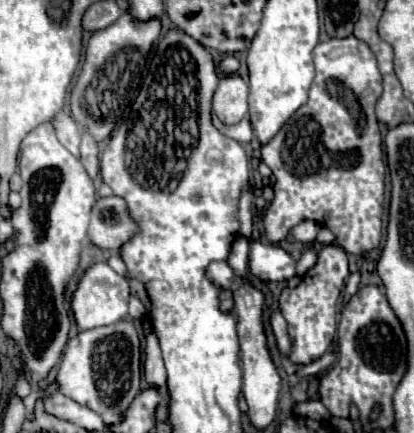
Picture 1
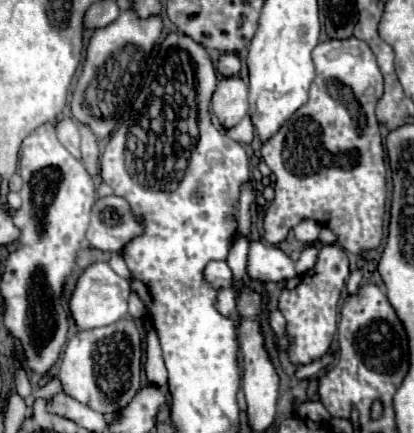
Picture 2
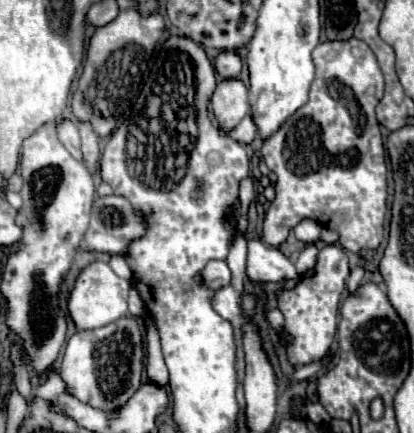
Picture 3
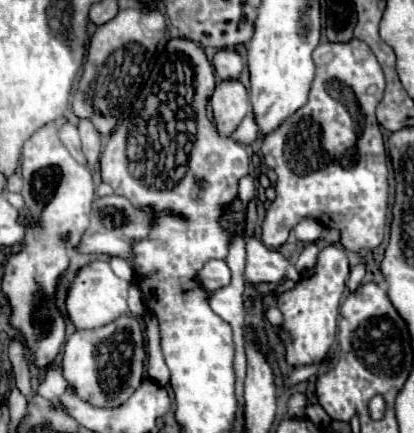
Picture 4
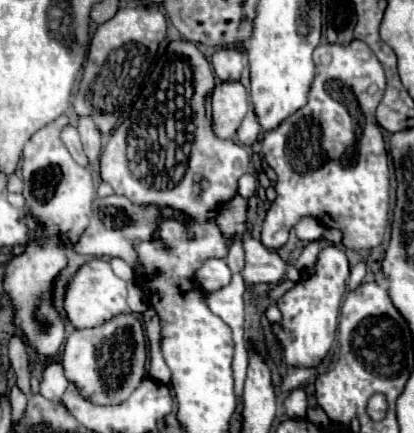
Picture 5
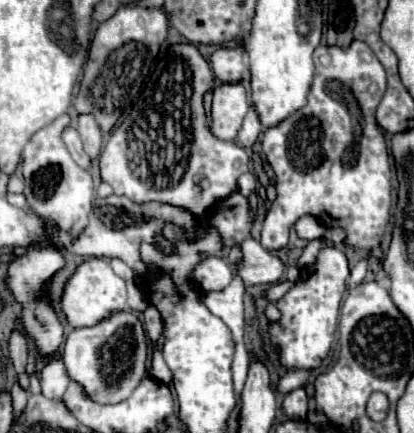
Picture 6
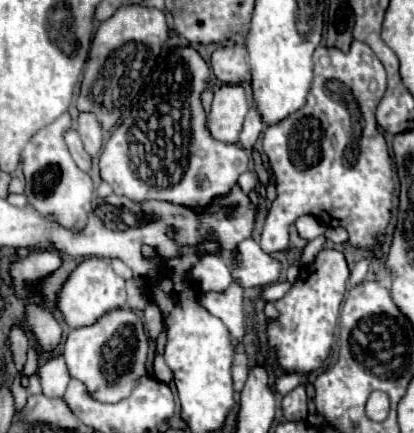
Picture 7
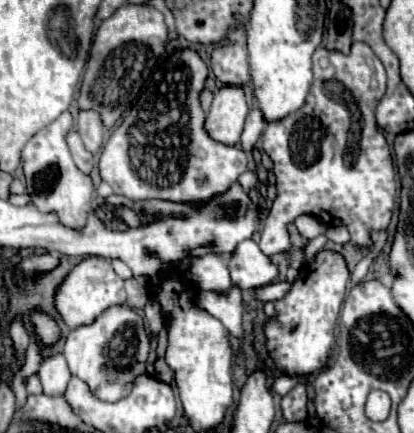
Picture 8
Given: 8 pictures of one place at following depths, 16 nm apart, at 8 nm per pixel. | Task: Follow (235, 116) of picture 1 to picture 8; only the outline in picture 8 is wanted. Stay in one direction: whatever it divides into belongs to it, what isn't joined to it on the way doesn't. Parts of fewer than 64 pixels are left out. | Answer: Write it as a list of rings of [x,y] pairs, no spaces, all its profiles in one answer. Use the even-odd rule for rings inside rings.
[[[224,86],[214,94],[214,102],[204,122],[204,130],[212,140],[228,146],[238,146],[244,118],[248,114],[248,104],[244,90],[236,86]]]

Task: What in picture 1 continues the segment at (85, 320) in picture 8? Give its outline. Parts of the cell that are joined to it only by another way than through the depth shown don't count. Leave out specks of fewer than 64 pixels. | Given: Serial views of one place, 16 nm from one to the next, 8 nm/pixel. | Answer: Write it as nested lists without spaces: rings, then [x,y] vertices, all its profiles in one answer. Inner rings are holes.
[[[106,262],[92,264],[78,280],[78,288],[76,288],[72,302],[70,302],[70,308],[72,308],[72,314],[74,314],[78,328],[90,330],[90,328],[108,326],[108,324],[114,324],[118,320],[126,318],[128,296],[130,296],[130,286],[128,286],[126,278],[118,276]]]

